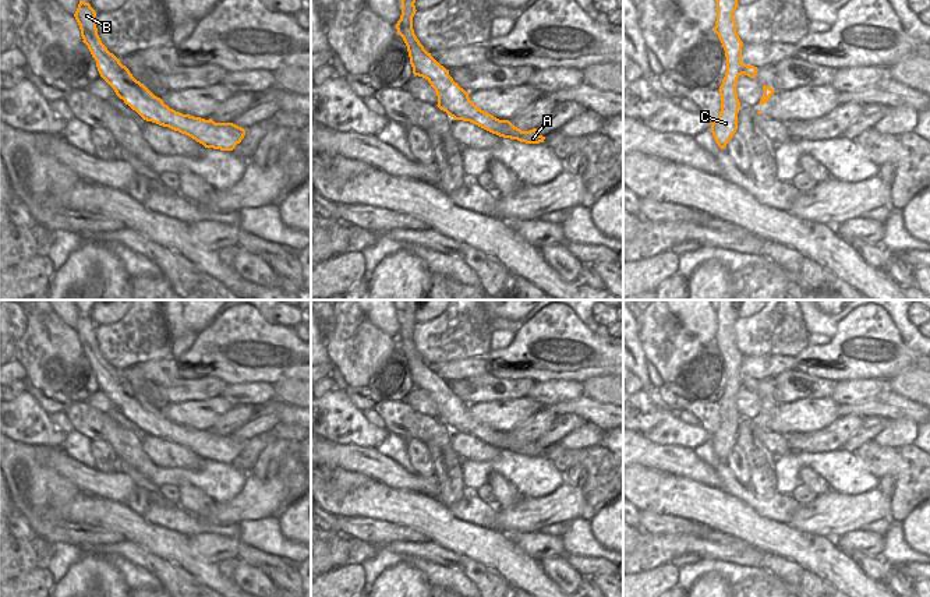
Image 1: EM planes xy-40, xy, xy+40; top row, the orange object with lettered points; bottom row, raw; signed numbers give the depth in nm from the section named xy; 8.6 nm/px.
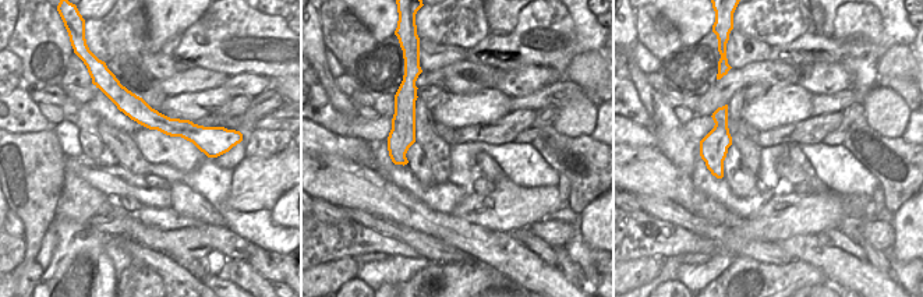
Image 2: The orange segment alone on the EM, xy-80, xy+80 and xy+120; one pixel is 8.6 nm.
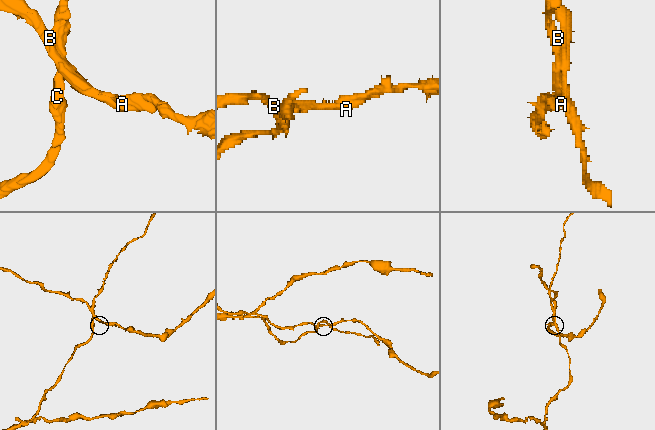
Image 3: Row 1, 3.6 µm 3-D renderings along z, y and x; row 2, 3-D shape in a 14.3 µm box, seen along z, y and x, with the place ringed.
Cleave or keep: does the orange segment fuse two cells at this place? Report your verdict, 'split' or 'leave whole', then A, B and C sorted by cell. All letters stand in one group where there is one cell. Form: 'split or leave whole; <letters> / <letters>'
split; A B / C

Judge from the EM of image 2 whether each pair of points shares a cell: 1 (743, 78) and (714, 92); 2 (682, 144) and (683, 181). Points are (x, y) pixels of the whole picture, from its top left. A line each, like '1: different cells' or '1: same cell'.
1: same cell
2: different cells

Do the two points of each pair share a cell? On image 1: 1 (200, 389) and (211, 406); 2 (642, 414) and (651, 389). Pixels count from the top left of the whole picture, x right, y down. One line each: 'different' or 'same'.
1: different
2: different

